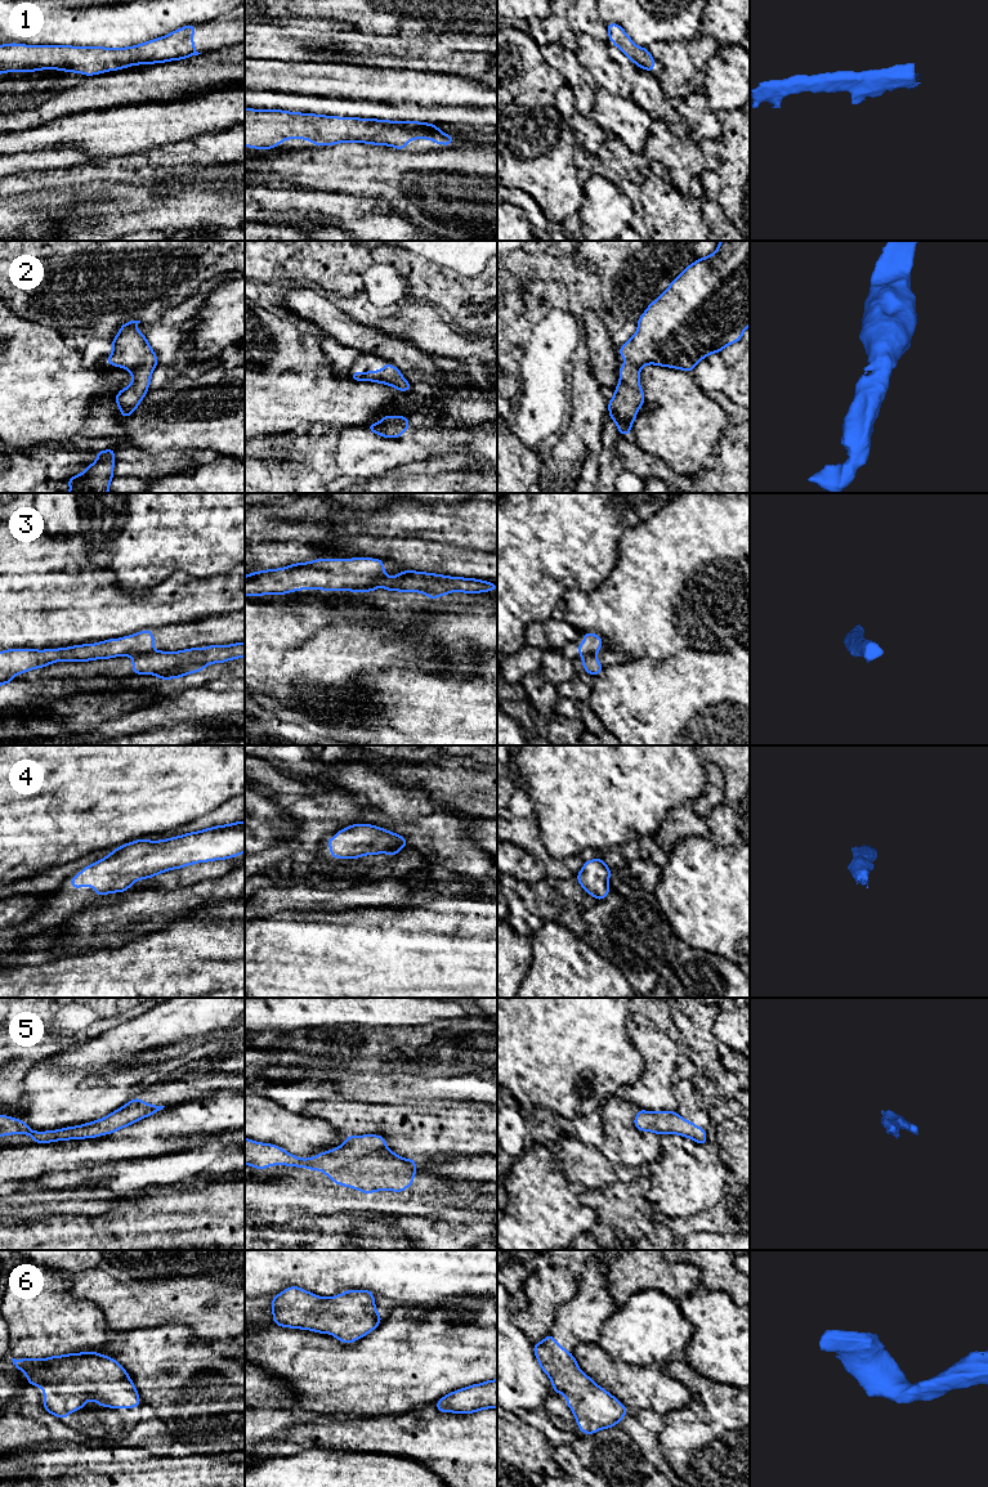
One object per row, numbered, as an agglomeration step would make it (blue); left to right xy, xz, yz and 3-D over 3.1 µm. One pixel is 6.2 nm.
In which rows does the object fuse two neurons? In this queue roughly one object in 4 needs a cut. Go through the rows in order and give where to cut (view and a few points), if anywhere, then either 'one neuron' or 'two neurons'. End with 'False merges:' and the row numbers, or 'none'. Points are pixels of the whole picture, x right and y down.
1: cut none; one neuron
2: cut none; one neuron
3: cut xy (152, 649), (146, 653), (138, 653), (134, 657); two neurons
4: cut none; one neuron
5: cut none; one neuron
6: cut none; one neuron
False merges: 3

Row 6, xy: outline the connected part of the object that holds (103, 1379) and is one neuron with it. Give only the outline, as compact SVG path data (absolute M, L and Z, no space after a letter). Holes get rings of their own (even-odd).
M84 1352L39 1358L12 1358L13 1365L27 1375L27 1383L44 1390L44 1410L66 1420L72 1411L81 1410L93 1398L97 1405L112 1408L139 1407L139 1393L126 1370L112 1357Z

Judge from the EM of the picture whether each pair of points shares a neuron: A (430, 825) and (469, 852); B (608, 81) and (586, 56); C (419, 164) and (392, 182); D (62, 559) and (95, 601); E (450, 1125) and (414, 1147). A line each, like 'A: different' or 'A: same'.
A: same
B: same
C: same
D: same
E: same

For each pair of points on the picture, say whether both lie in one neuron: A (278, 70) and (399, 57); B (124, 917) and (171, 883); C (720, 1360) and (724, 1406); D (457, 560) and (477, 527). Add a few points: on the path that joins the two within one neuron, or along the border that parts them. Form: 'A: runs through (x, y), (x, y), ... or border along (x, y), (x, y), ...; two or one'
A: border along (343, 62), (376, 67); two
B: border along (150, 886), (168, 891); two
C: border along (693, 1367), (715, 1382), (736, 1387); two
D: border along (436, 540), (483, 551); two

